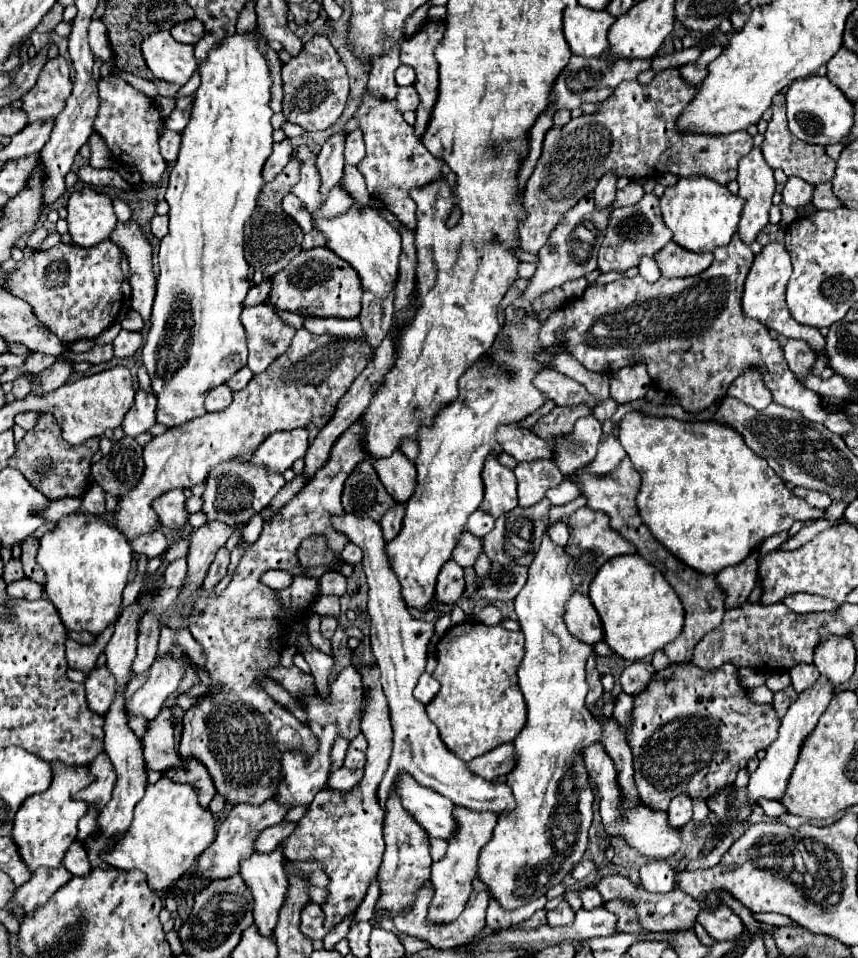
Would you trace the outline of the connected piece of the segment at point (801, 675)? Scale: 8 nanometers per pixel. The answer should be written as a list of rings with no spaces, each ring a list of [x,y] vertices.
[[[797,664],[789,670],[789,676],[791,676],[791,684],[797,692],[803,692],[805,688],[811,688],[817,678],[819,678],[819,672],[815,668],[815,664]]]

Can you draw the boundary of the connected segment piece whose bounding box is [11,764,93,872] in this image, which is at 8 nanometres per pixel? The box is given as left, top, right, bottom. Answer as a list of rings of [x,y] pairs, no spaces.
[[[51,764],[53,766],[53,782],[47,792],[29,796],[13,820],[13,842],[17,844],[21,860],[27,864],[27,868],[33,872],[39,866],[47,868],[59,868],[65,856],[65,850],[71,846],[71,842],[77,836],[77,822],[85,816],[87,804],[79,800],[71,800],[71,792],[85,788],[91,784],[91,776],[87,768],[75,768],[65,764]]]

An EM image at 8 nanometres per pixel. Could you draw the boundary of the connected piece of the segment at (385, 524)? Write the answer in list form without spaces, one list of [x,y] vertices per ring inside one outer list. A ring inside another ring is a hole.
[[[397,504],[395,508],[391,508],[391,510],[383,516],[381,528],[383,528],[383,536],[385,536],[387,542],[393,540],[393,538],[399,534],[401,524],[403,524],[403,514],[405,514],[405,506],[403,506],[403,504]]]

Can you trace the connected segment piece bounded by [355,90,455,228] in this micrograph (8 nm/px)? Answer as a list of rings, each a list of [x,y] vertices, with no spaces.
[[[365,90],[363,102],[355,112],[355,118],[359,120],[359,128],[363,130],[363,138],[367,146],[367,156],[357,164],[357,168],[365,178],[371,198],[385,202],[387,208],[397,216],[397,220],[413,228],[415,204],[409,196],[409,190],[425,186],[433,182],[437,176],[445,176],[453,184],[455,180],[453,172],[449,172],[449,168],[445,168],[445,164],[441,164],[441,160],[437,160],[421,144],[413,128],[403,120],[401,112],[397,110],[395,100],[377,100]]]

